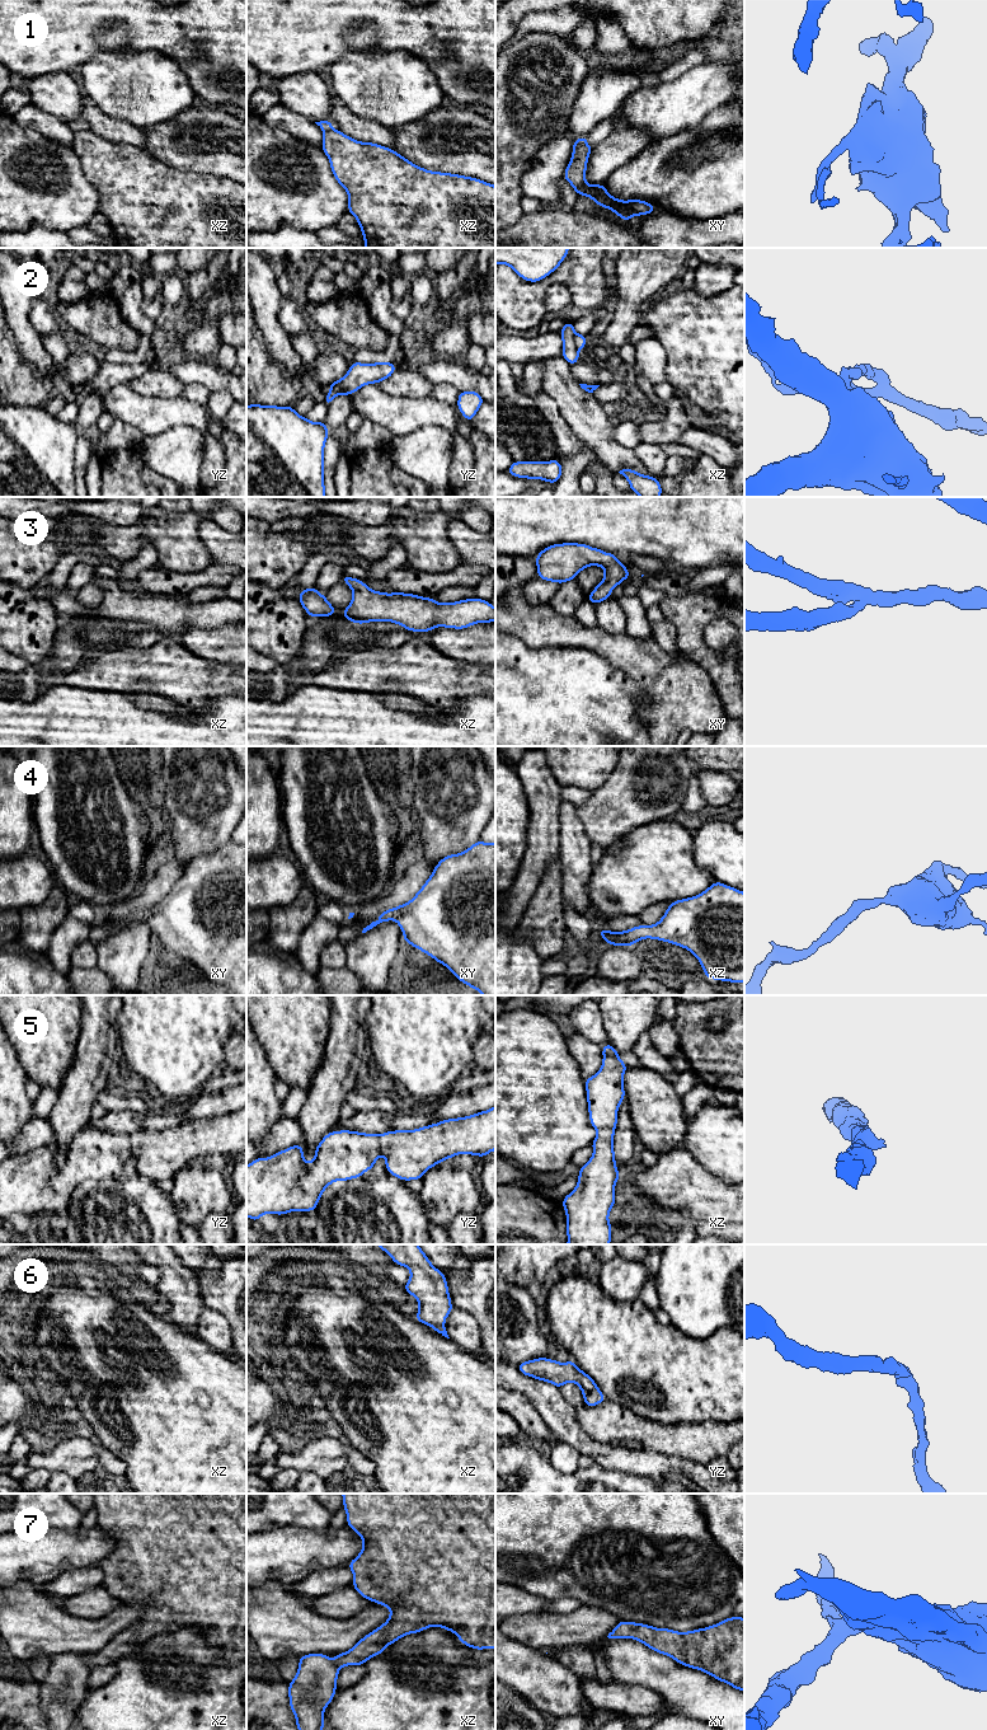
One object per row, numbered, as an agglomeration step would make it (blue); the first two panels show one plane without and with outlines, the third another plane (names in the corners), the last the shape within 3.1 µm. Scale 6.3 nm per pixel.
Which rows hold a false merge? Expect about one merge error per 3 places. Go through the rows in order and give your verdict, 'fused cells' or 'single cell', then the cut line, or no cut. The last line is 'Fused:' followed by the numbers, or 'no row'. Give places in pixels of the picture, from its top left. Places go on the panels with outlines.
1: fused cells; cut in xz along (332, 129), (324, 134)
2: fused cells; cut in yz along (342, 387), (337, 384), (330, 390)
3: single cell; no cut
4: single cell; no cut
5: single cell; no cut
6: single cell; no cut
7: single cell; no cut
Fused: 1, 2

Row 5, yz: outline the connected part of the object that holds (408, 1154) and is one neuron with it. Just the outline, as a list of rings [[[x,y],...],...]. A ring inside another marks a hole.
[[[495,1106],[414,1130],[394,1130],[381,1135],[351,1130],[330,1131],[315,1148],[315,1158],[310,1163],[304,1161],[304,1148],[295,1144],[268,1158],[257,1157],[246,1166],[246,1216],[258,1222],[263,1214],[314,1211],[330,1183],[359,1178],[373,1168],[381,1154],[385,1155],[386,1169],[391,1176],[412,1181],[422,1180],[426,1171],[453,1155],[469,1153],[485,1158],[493,1150],[495,1150]]]

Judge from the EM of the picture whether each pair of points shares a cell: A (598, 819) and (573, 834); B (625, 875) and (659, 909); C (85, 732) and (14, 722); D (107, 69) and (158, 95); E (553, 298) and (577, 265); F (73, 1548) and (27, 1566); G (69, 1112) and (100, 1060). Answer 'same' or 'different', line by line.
A: different
B: different
C: same
D: same
E: different
F: same
G: same

